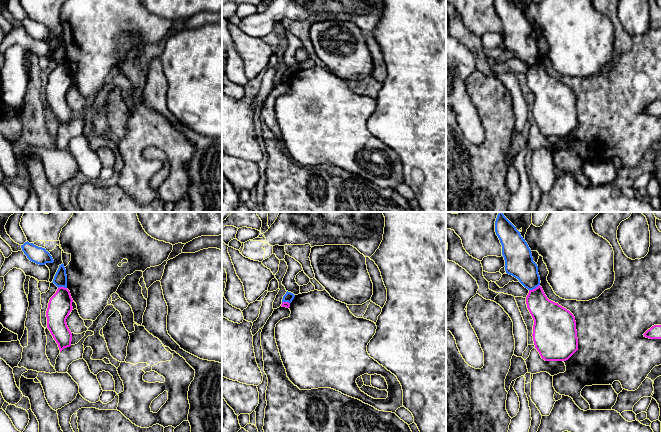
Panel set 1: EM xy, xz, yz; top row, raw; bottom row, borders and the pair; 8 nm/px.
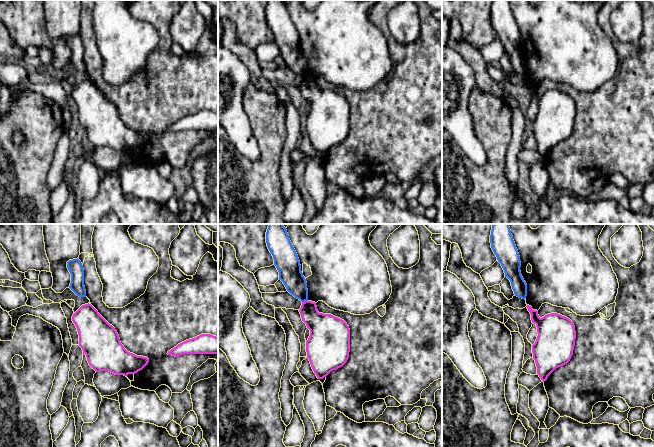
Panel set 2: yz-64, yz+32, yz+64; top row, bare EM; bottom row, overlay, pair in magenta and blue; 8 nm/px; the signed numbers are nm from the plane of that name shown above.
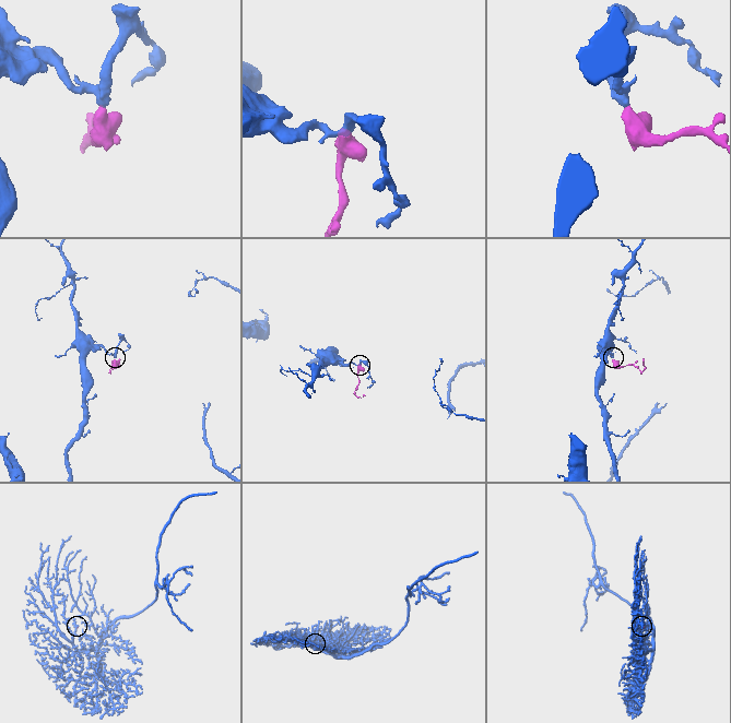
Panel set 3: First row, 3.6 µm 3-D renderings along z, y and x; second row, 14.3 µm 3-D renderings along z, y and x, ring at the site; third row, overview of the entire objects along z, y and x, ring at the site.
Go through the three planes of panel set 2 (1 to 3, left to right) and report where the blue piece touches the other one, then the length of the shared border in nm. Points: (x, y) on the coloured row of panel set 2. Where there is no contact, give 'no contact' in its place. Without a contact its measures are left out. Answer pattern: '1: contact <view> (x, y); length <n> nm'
1: no contact
2: contact yz+32 (305, 301); length 50 nm
3: no contact

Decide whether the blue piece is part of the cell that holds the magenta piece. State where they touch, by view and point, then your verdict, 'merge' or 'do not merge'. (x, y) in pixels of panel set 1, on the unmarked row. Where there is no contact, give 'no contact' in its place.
meets magenta in yz at (535, 64); do not merge

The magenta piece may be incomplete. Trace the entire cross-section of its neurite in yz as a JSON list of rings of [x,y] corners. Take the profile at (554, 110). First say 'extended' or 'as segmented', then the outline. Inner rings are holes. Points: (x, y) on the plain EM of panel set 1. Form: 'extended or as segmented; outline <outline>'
as segmented; outline [[[539,61],[529,66],[527,84],[534,96],[533,117],[545,137],[566,137],[578,126],[574,91],[547,74]]]

